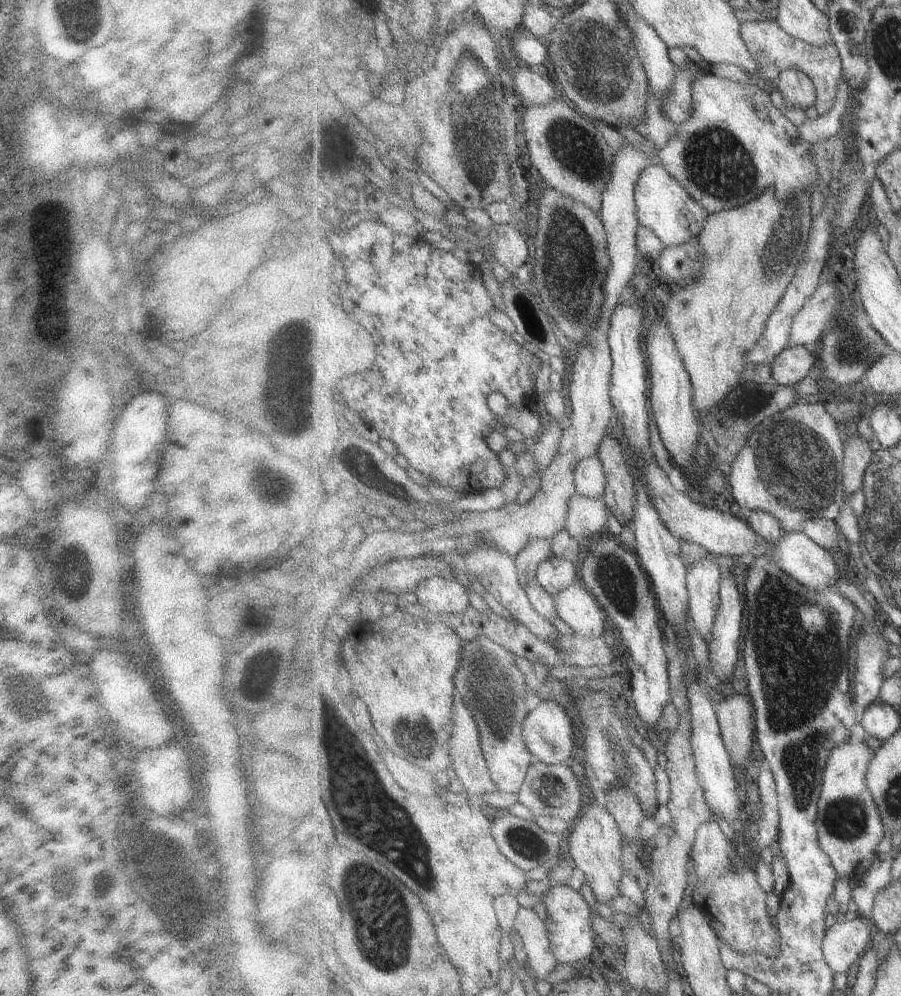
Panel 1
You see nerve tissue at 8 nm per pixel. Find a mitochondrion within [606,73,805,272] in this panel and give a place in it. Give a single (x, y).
(719, 166)

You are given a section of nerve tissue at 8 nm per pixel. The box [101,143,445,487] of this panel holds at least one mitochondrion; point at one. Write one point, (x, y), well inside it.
(291, 343)

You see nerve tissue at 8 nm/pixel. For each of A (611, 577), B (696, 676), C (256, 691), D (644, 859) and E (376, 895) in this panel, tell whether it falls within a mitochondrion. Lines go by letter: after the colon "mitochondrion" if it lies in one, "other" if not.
A: mitochondrion
B: other
C: other
D: other
E: mitochondrion

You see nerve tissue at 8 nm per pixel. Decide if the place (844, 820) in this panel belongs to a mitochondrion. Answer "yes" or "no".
yes

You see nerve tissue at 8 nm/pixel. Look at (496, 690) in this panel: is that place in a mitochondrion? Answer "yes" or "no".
yes

